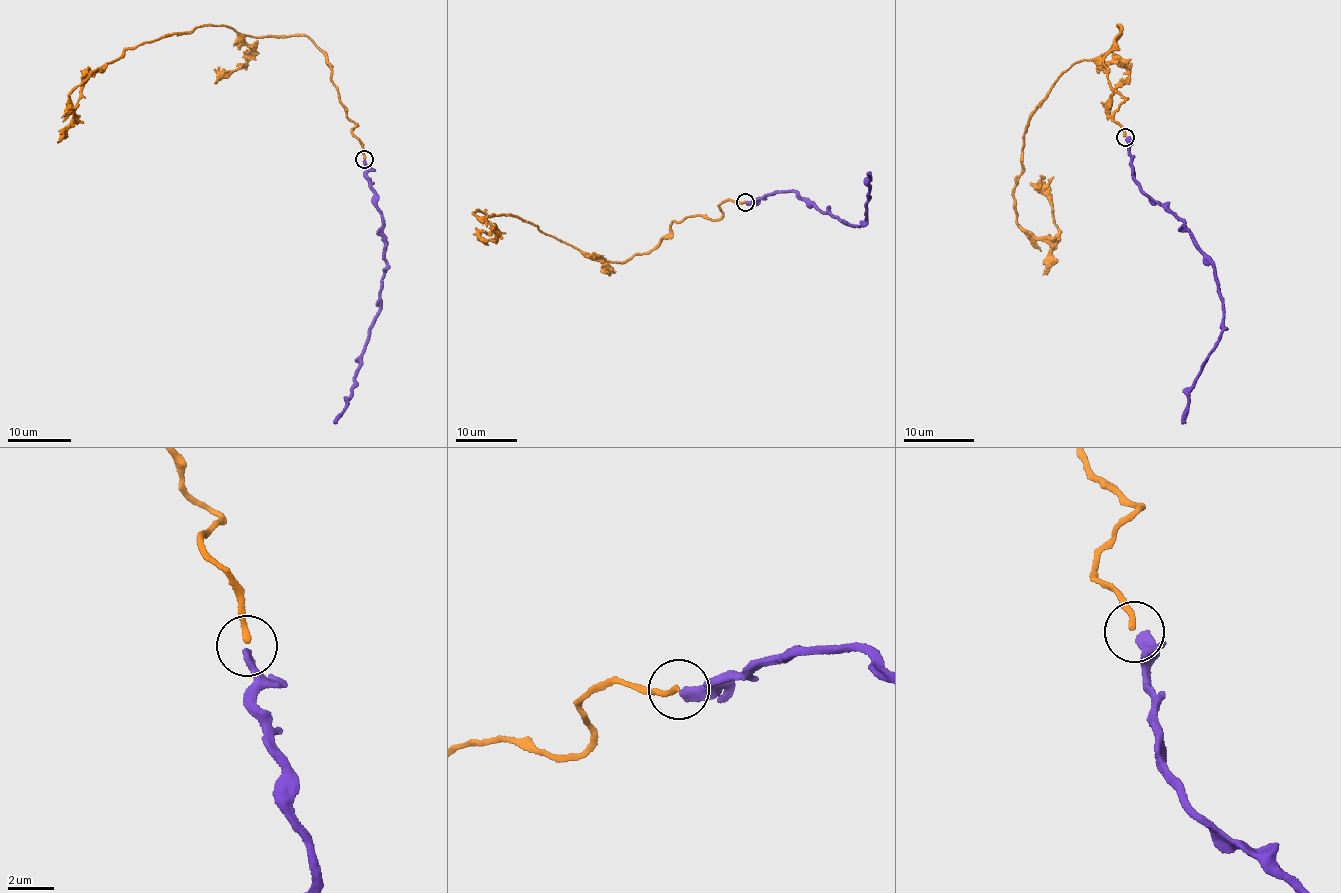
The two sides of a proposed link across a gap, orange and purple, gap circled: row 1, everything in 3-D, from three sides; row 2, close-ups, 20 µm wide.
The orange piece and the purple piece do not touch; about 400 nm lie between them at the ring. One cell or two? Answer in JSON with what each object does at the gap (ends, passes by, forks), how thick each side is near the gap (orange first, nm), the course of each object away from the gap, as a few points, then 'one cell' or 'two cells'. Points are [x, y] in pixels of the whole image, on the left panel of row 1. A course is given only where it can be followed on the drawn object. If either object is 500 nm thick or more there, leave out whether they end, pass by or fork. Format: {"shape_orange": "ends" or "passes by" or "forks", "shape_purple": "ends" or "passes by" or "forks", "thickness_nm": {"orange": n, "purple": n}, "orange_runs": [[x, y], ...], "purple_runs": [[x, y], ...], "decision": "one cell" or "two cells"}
{"shape_orange": "ends", "shape_purple": "ends", "thickness_nm": {"orange": 260, "purple": 360}, "orange_runs": [[364, 159], [327, 52], [304, 36], [208, 24], [146, 41], [71, 93], [75, 119], [84, 78], [105, 70]], "purple_runs": [[364, 161], [366, 178], [380, 213], [387, 264], [378, 311], [364, 346], [351, 398], [342, 415], [333, 423]], "decision": "two cells"}

